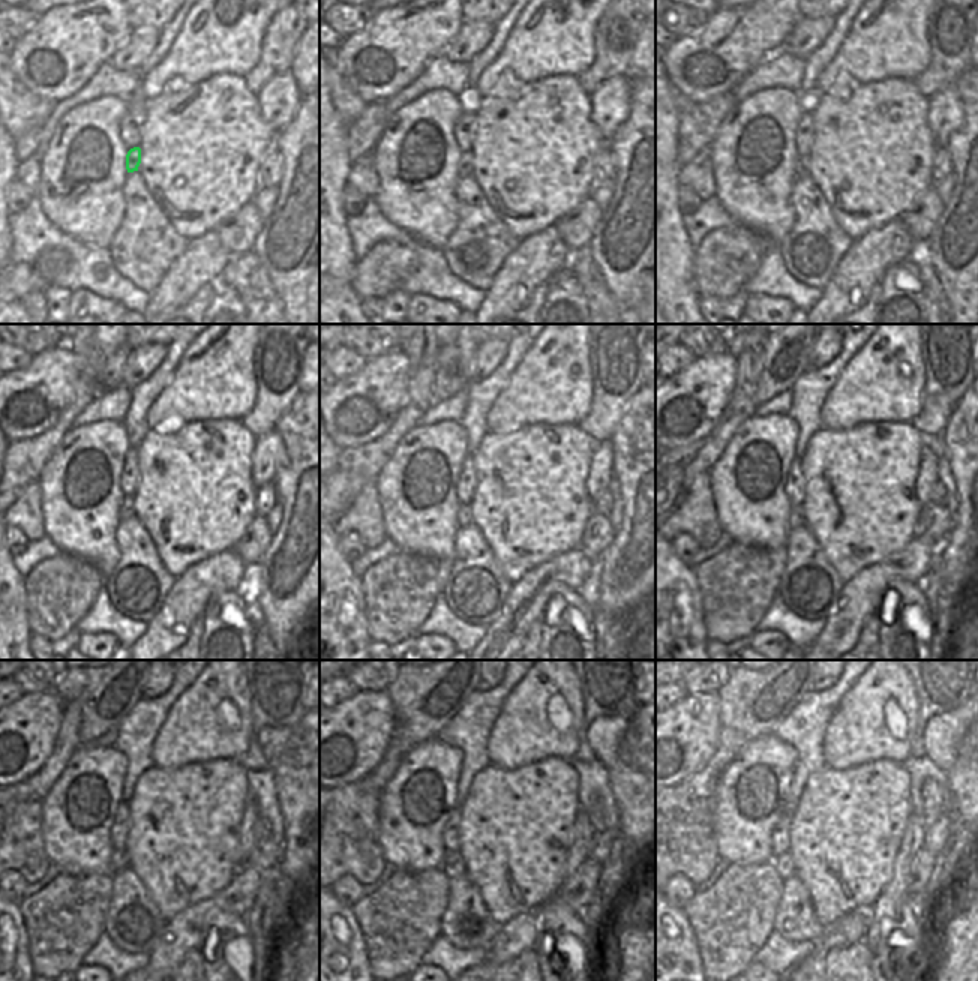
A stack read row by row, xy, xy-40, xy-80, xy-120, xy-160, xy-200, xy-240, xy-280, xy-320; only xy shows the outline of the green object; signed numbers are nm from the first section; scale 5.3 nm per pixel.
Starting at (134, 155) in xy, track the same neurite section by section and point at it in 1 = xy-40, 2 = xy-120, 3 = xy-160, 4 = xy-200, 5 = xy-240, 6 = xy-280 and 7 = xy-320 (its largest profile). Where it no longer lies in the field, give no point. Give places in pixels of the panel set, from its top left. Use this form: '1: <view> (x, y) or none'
1: xy-40 (467, 161)
2: xy-120 (128, 510)
3: xy-160 (464, 518)
4: xy-200 (797, 519)
5: xy-240 (119, 861)
6: xy-280 (453, 866)
7: xy-320 (783, 864)

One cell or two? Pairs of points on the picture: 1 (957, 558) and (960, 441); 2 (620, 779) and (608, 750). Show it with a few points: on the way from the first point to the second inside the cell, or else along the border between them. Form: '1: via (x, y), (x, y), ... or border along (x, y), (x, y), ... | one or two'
1: via (962, 530), (962, 470) | one
2: border along (627, 729), (615, 762), (609, 768) | two

